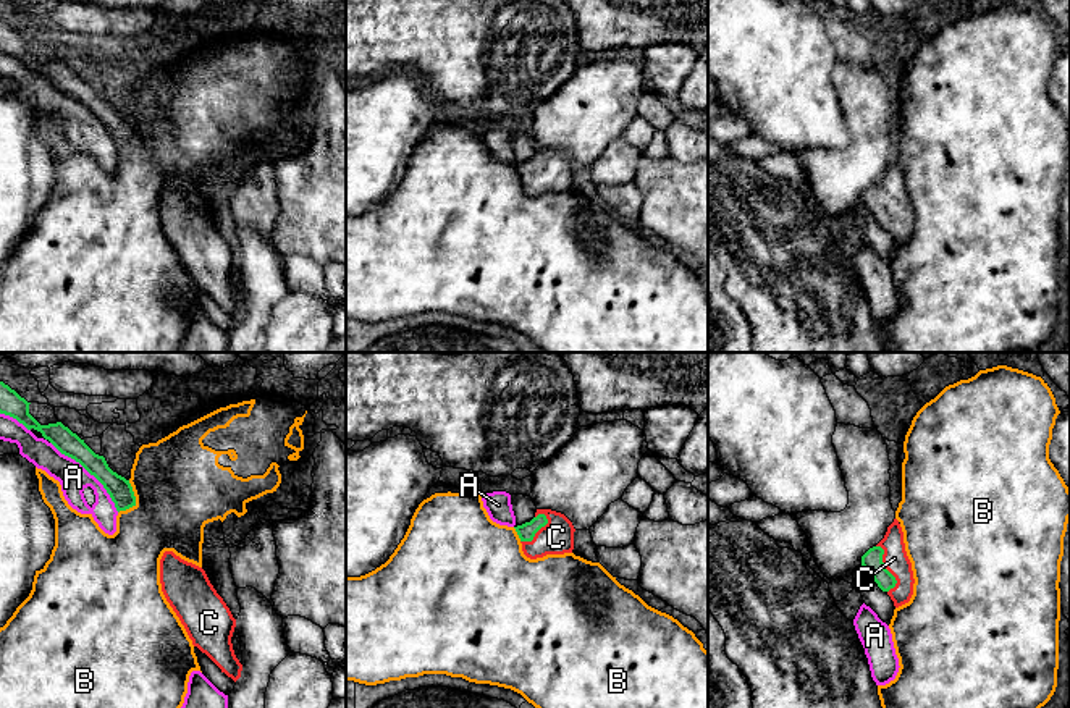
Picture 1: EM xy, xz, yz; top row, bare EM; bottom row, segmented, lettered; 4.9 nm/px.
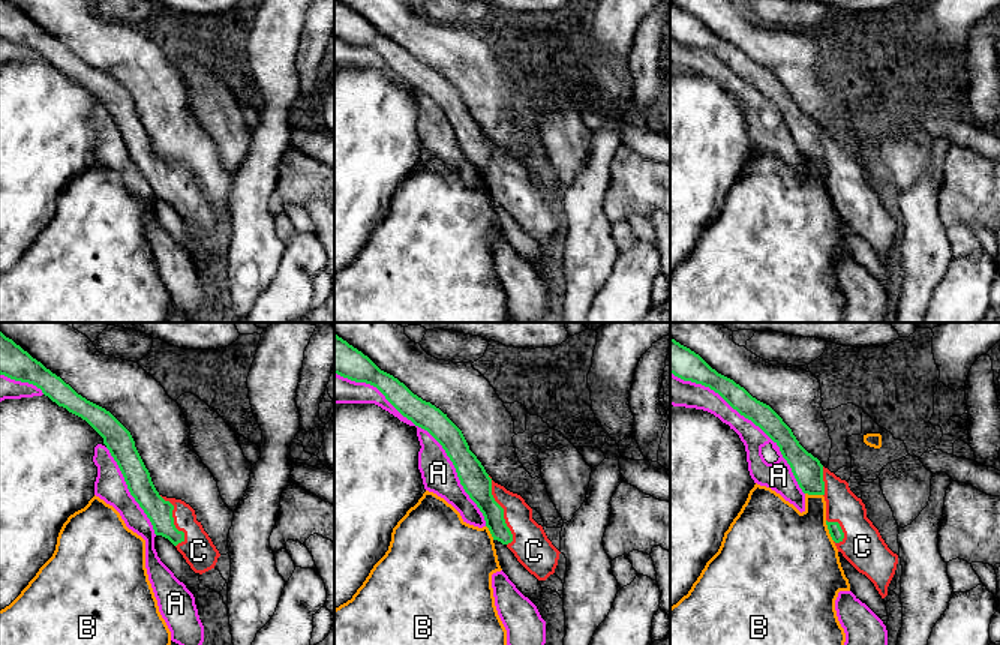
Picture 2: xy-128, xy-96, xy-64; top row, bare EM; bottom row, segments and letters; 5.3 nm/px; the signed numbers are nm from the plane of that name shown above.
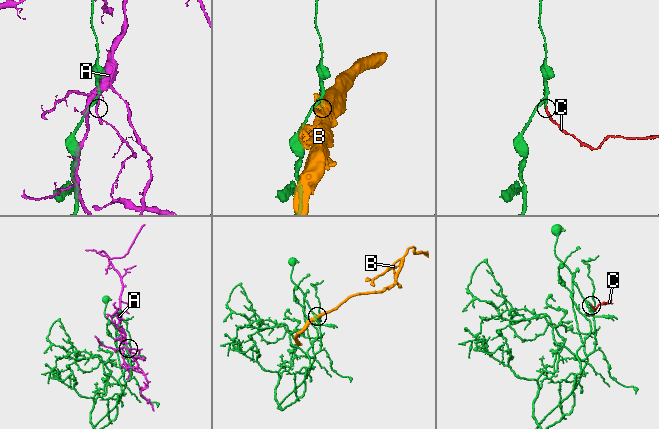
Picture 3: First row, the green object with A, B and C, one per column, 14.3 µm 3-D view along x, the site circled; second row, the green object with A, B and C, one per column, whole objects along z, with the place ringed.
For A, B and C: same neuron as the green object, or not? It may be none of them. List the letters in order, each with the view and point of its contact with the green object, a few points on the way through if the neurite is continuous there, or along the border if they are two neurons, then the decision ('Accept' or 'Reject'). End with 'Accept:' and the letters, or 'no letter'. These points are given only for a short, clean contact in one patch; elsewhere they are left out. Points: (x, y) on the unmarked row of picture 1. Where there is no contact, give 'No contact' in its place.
A: Touches green at xy (89, 110). Reject
B: Touches green at xy (134, 138). Reject
C: Touches green at yz (884, 206). Accept
Accept: C

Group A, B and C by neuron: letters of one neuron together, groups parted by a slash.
A / B / C

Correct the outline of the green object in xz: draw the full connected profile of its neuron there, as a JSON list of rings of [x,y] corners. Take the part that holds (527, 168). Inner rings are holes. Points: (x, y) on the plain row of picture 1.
[[[537,147],[530,160],[514,166],[520,176],[524,192],[530,197],[572,191],[574,188],[575,166],[561,150]]]

